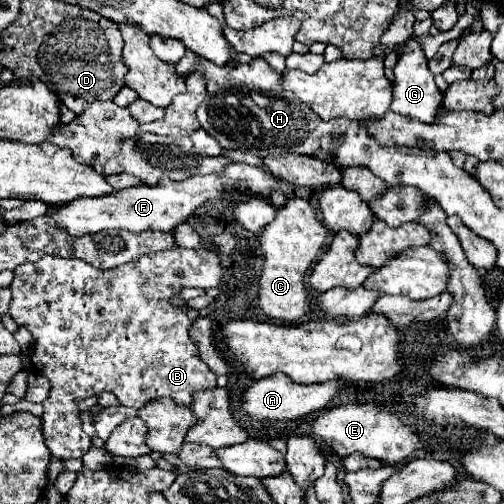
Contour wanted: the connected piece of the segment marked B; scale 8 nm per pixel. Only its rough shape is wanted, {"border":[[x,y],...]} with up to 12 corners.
{"border":[[206,247],[110,271],[44,255],[10,317],[50,381],[46,445],[84,457],[78,399],[188,405],[216,385],[172,307],[216,287]]}

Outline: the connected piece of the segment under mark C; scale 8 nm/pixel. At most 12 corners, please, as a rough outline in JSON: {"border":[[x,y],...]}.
{"border":[[292,197],[258,233],[260,307],[296,323],[328,229]]}

